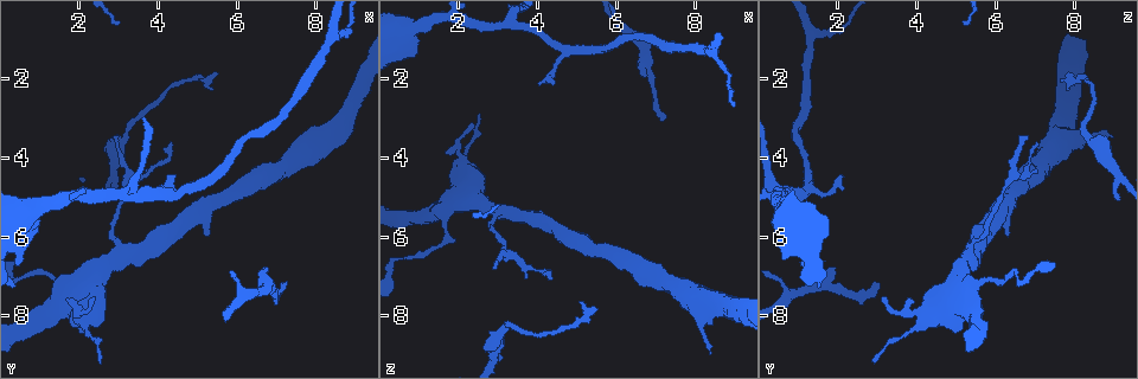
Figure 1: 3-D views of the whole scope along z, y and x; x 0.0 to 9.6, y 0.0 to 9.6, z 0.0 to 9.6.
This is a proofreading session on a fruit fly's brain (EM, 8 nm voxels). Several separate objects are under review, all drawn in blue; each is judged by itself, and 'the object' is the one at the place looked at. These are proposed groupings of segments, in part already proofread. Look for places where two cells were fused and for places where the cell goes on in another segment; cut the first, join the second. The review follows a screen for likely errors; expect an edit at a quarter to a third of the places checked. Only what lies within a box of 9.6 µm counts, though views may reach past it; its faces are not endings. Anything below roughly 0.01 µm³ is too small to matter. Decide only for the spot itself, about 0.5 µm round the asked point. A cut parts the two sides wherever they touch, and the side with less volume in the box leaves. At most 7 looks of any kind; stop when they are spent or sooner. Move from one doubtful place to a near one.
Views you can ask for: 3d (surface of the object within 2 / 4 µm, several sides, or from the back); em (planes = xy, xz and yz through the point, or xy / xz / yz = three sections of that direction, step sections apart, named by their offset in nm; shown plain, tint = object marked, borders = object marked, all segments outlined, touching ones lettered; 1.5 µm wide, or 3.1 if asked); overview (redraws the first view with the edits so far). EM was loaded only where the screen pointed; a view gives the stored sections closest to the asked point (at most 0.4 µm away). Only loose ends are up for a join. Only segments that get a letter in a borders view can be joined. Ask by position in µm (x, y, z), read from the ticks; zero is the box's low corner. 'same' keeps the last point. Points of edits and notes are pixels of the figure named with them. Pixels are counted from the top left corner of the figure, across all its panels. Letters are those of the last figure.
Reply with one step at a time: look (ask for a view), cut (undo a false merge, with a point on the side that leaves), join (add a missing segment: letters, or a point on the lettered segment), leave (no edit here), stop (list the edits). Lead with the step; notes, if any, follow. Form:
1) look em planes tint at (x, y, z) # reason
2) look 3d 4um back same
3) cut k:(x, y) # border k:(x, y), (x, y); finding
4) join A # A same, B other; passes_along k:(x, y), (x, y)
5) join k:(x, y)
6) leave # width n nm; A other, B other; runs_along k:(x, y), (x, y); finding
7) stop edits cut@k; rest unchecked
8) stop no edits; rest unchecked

look em xy step 8 tint at (2.35, 7.45, 3.10) # an open end

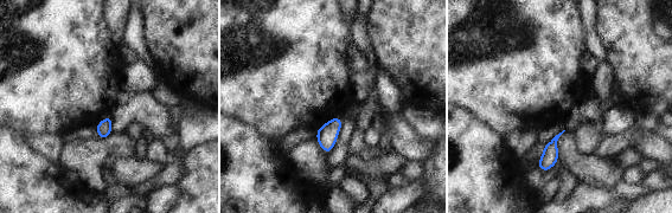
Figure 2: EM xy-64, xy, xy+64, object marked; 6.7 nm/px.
look em xy step 8 borders same # what lies round it

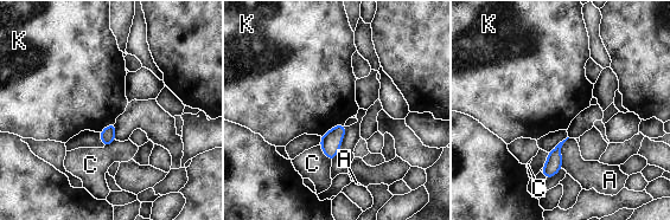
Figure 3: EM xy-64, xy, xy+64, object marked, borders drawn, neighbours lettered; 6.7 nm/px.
leave # longest_contact A 220 nm; A other, C other, K other; no lettered segment goes on from it

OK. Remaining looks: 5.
look 3d 4um at (4.45, 3.65, 7.10) # thin end

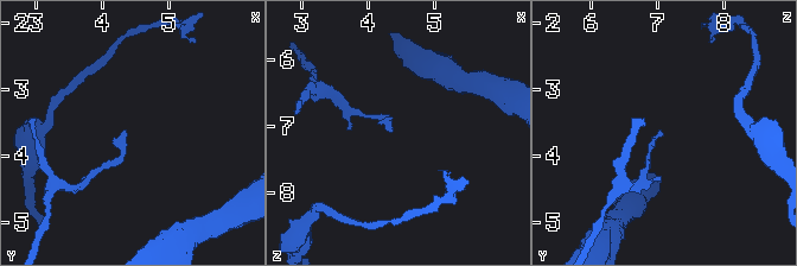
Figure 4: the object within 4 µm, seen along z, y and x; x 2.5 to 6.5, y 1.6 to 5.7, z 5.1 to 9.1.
look em yz step 8 borders at (4.35, 3.65, 7.05)

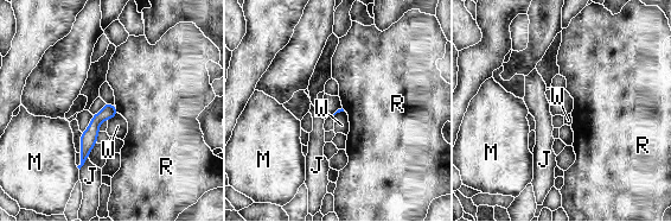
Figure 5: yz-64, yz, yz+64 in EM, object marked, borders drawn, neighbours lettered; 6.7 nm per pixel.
leave # J other, M other, R other, W other; none of them fits

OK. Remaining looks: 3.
look 3d 4um at (3.10, 5.10, 9.15) # free end

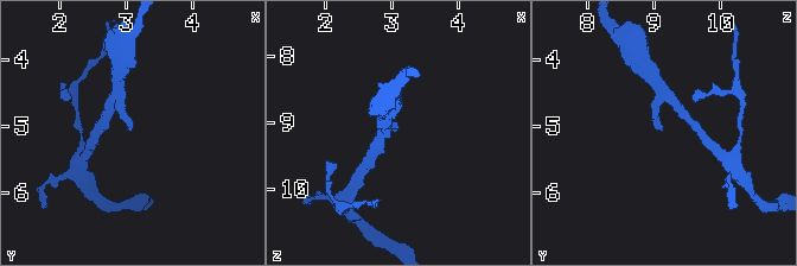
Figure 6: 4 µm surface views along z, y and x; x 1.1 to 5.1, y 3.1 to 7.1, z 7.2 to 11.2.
look em planes tint at (3.05, 5.05, 9.10)

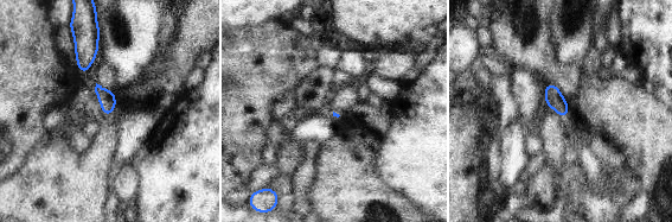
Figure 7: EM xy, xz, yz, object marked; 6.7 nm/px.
look em planes borders same

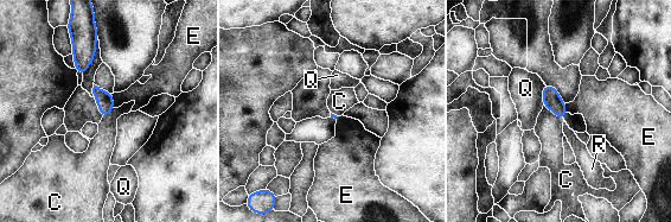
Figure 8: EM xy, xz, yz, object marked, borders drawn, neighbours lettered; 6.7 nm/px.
leave # C other, E other, Q other, R other; border 8:(543, 105), (563, 120); no lettered segment goes on from it

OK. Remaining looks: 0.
stop no edits; rest unchecked

